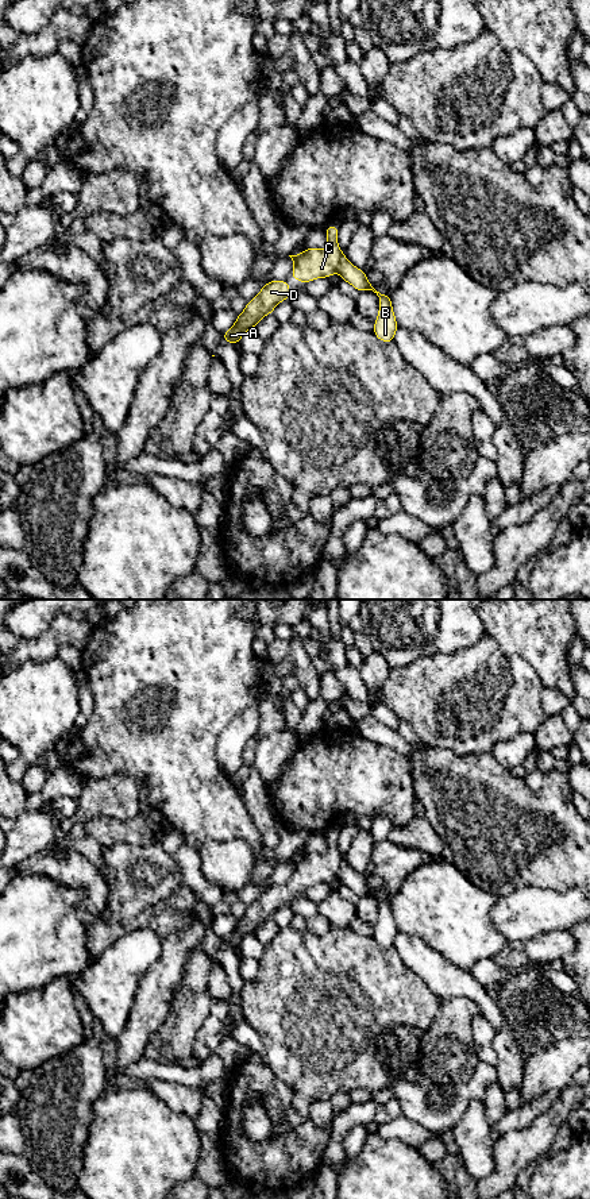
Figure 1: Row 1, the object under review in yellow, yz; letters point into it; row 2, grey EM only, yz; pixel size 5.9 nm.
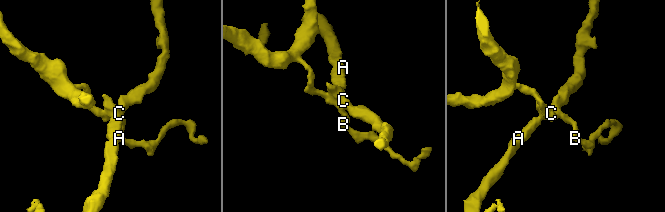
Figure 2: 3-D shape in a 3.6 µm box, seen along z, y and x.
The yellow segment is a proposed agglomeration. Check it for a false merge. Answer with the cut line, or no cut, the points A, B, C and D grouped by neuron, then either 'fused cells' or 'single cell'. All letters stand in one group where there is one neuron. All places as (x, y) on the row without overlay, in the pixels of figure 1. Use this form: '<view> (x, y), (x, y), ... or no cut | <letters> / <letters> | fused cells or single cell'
yz (343, 859), (335, 875) | A C D / B | fused cells

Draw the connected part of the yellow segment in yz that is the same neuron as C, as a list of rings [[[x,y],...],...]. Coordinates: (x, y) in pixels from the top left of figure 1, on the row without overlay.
[[[339,830],[327,832],[324,837],[328,847],[325,855],[308,852],[304,857],[289,860],[293,865],[290,882],[297,883],[302,890],[312,884],[329,883],[343,861],[338,849]]]

